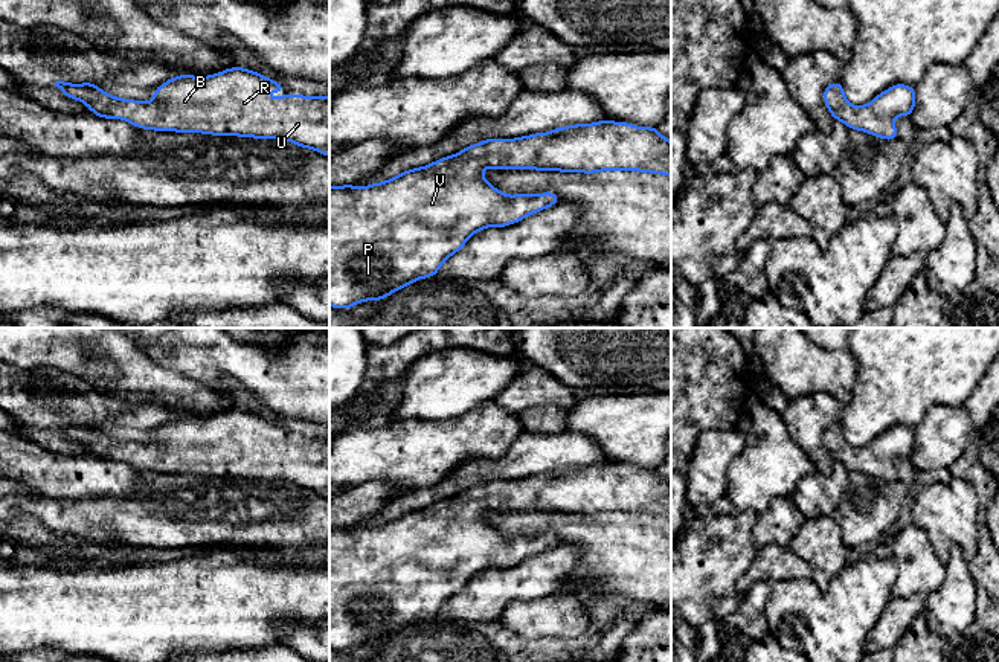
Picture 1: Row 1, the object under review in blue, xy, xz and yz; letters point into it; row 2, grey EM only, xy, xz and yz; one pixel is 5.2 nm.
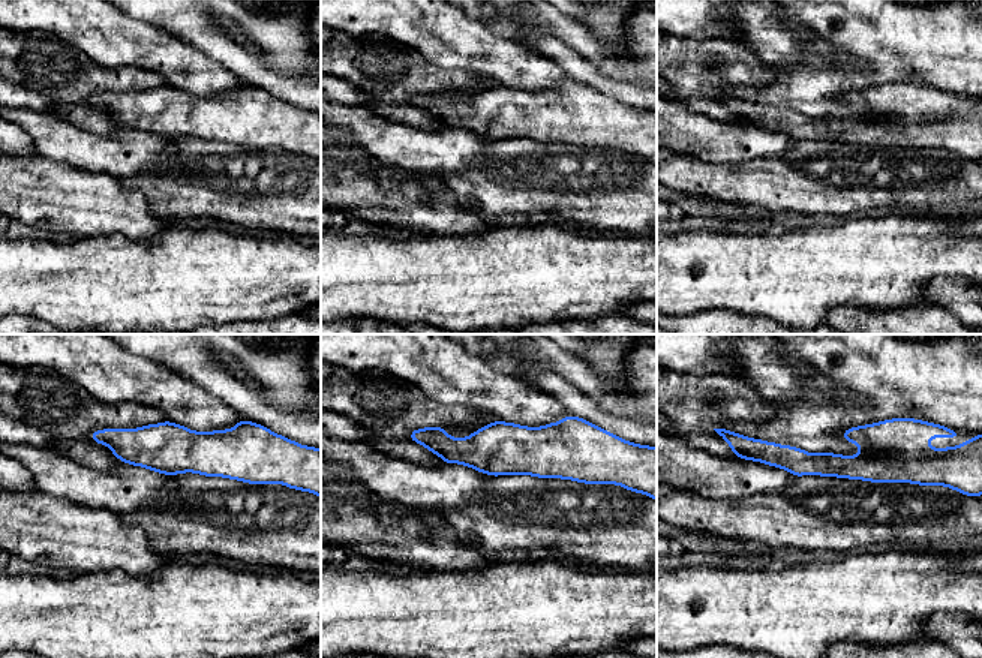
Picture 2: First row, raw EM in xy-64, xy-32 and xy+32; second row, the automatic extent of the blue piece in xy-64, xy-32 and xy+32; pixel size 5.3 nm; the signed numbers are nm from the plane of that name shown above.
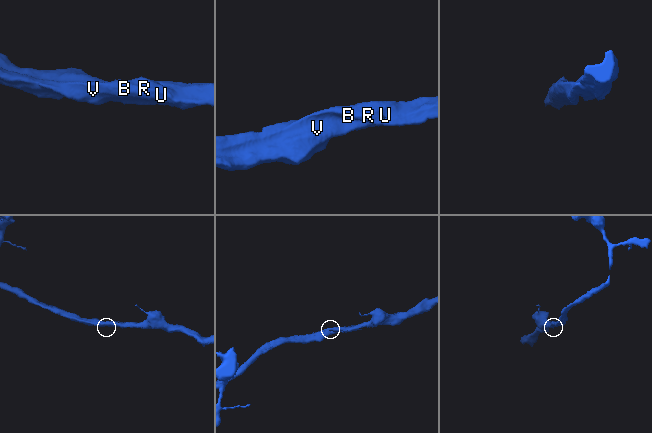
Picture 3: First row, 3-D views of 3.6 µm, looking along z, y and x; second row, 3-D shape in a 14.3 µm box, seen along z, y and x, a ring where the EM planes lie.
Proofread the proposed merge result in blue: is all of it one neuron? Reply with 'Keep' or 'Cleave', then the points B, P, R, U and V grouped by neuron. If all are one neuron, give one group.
Keep. Groups: B P R U V

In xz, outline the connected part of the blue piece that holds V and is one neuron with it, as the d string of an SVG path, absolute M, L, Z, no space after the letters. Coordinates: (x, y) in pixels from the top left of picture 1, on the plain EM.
M598 462L514 480L485 480L453 497L441 499L426 508L407 511L397 519L361 529L354 526L329 528L329 648L345 651L366 642L383 642L415 622L433 619L442 606L465 587L471 577L487 569L516 566L560 543L555 534L503 535L483 520L485 509L584 516L638 513L671 517L671 484L656 468Z

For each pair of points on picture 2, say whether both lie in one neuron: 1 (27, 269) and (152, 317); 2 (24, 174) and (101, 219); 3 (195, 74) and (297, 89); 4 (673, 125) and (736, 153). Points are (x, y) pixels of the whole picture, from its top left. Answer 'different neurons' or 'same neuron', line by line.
1: same neuron
2: same neuron
3: different neurons
4: same neuron

